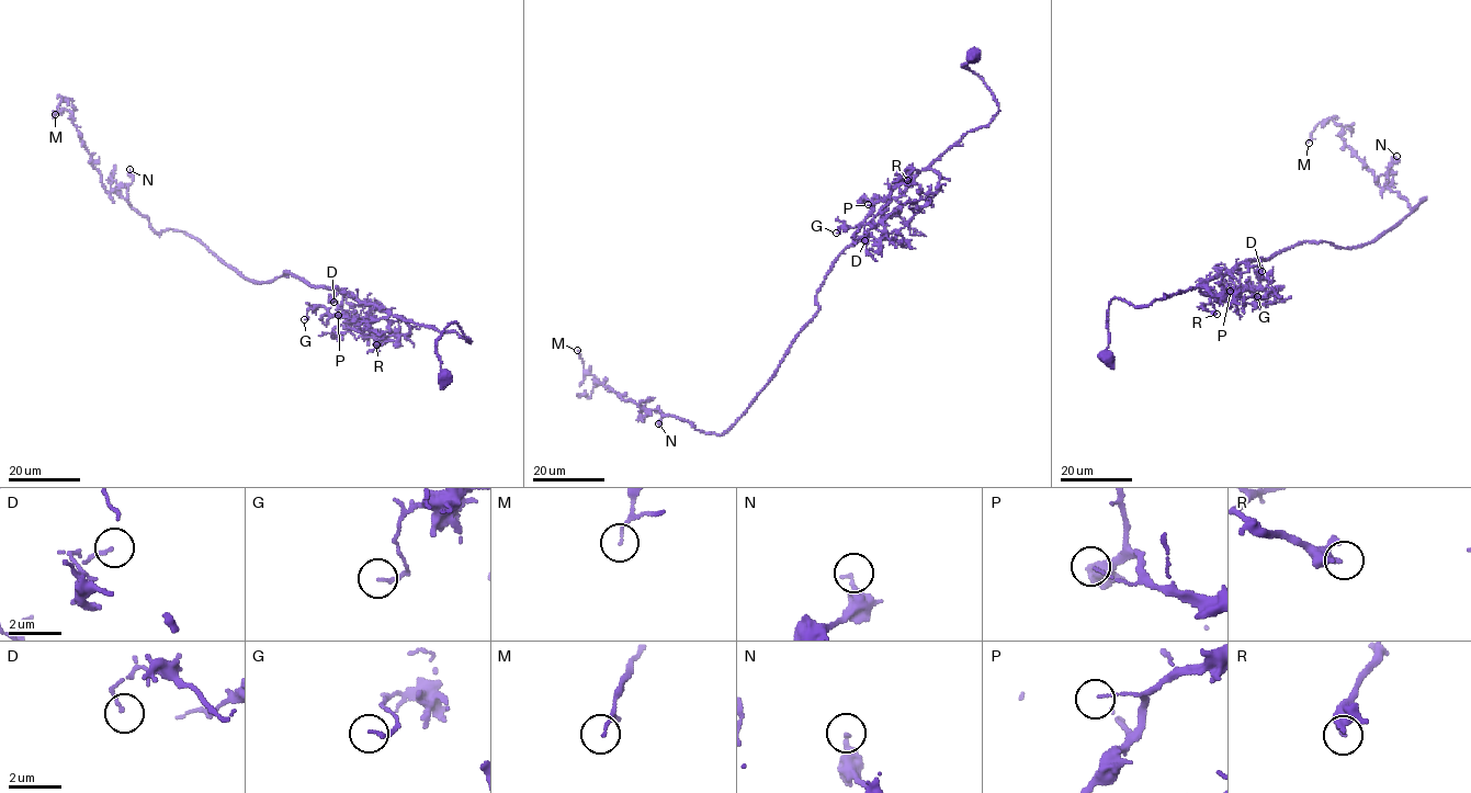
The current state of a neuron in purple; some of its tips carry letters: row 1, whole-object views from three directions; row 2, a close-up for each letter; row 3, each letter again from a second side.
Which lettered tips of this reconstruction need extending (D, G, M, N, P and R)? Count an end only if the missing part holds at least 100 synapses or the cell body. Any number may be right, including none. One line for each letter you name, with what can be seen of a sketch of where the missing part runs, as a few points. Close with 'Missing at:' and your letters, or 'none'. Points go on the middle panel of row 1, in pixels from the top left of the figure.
Missing at: none

